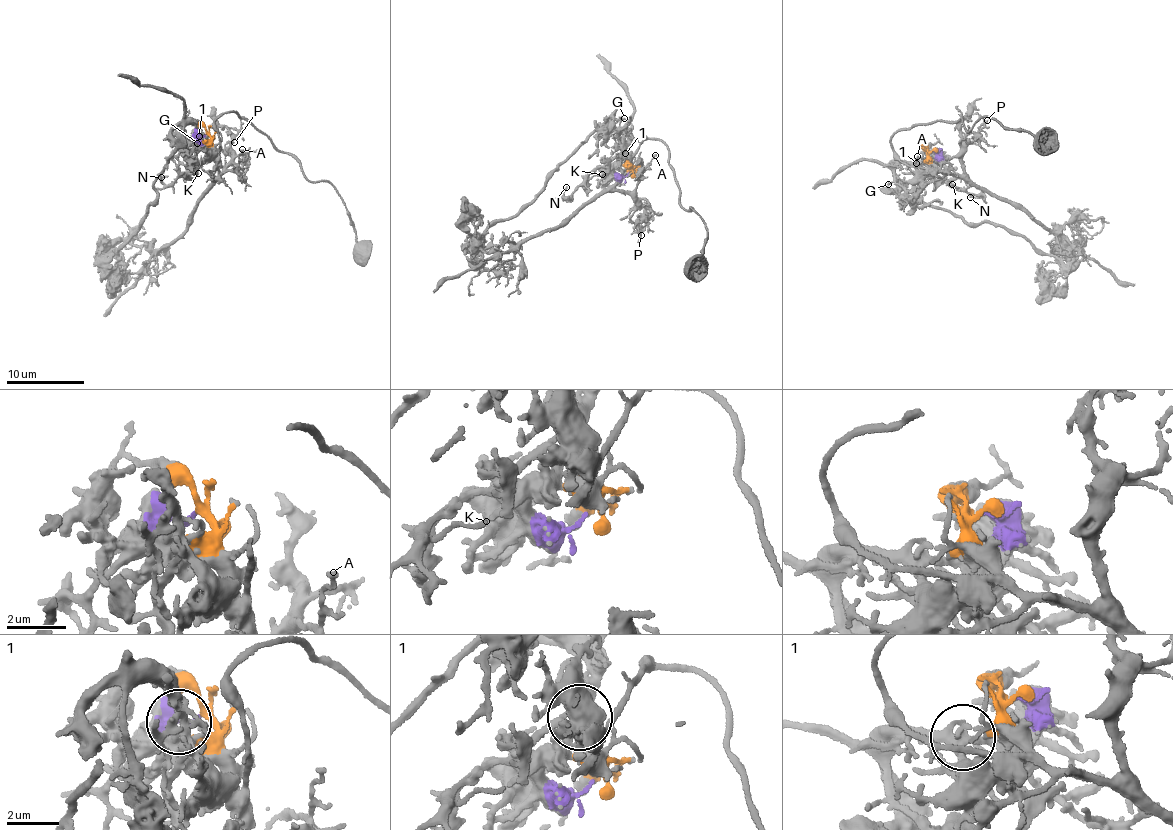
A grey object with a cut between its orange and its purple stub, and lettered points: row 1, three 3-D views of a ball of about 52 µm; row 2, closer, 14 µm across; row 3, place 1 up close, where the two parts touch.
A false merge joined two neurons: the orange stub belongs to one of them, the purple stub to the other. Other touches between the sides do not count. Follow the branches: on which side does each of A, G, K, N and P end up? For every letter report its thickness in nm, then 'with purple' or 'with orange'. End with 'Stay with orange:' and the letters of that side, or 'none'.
A: 140 nm thick; with orange
G: 150 nm thick; with purple
K: 150 nm thick; with purple
N: 140 nm thick; with purple
P: 130 nm thick; with orange
Stay with orange: A, P

